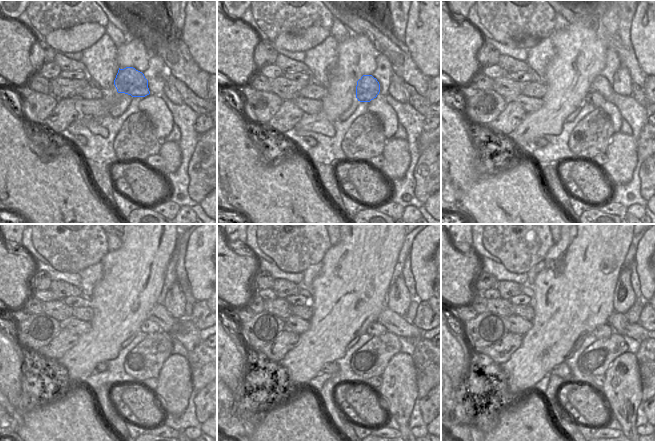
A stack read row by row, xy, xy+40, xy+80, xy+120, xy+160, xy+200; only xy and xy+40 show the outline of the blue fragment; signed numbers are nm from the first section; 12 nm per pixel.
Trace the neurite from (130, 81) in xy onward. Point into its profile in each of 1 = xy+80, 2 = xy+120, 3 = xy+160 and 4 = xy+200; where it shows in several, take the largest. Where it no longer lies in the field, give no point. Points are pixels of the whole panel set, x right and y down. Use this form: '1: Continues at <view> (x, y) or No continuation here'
1: Continues at xy+80 (600, 89)
2: Continues at xy+120 (160, 319)
3: Continues at xy+160 (388, 321)
4: Continues at xy+200 (617, 323)

